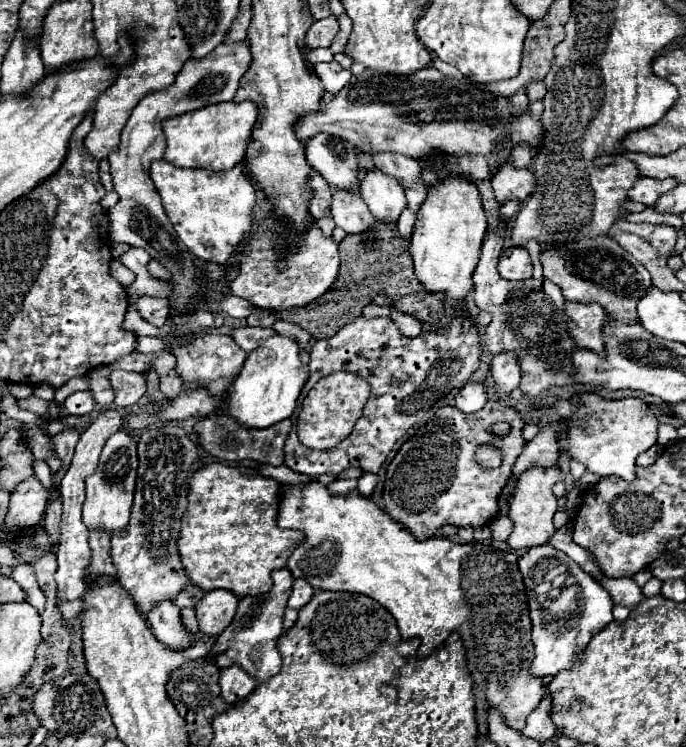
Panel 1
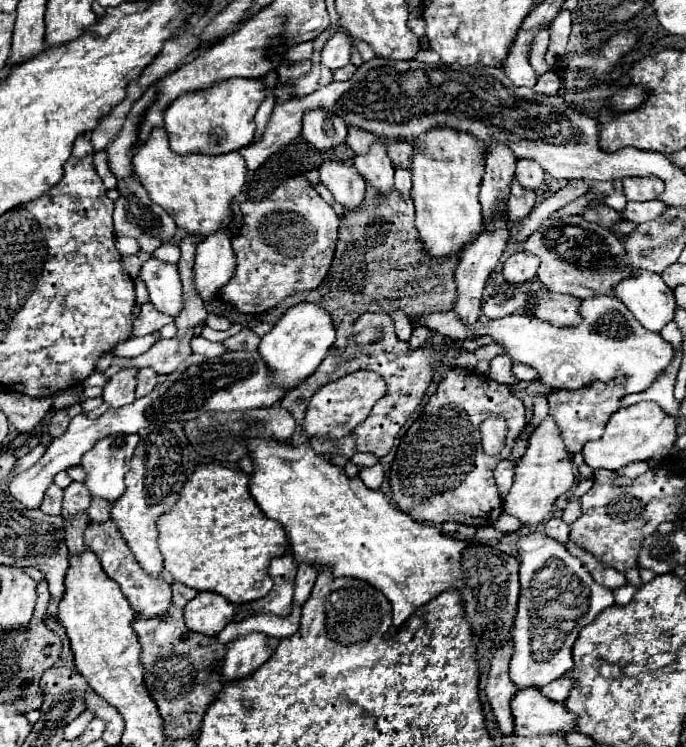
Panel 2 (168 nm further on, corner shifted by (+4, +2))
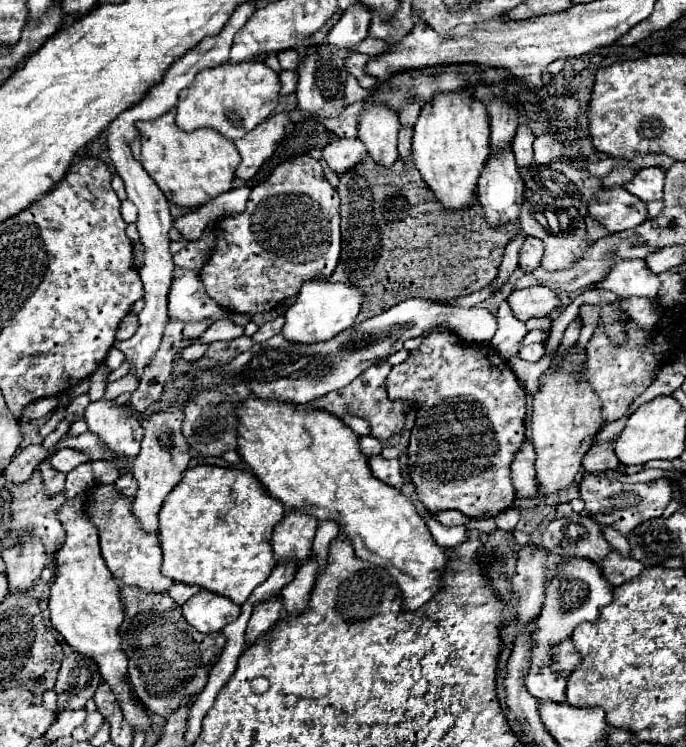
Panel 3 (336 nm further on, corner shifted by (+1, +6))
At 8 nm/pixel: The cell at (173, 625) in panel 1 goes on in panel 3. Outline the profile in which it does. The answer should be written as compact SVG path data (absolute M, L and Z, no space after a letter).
M92 485L90 491L86 493L86 501L88 501L88 517L98 527L102 557L110 573L122 585L134 585L150 593L168 591L174 585L174 581L164 577L160 571L160 565L162 565L160 541L152 533L142 533L136 517L132 517L132 511L130 511L132 499L116 497L116 489L112 489L112 485Z

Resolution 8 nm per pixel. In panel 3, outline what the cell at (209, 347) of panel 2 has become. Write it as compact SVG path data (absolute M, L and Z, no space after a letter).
M194 341L192 345L188 345L188 347L182 351L182 359L186 359L186 361L200 359L200 357L206 353L206 349L208 349L206 343L198 343L198 341Z

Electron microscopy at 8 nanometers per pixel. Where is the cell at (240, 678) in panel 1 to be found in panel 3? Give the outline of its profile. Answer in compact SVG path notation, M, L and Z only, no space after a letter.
M280 597L258 603L246 627L246 645L252 647L258 639L268 635L268 629L272 629L282 619L282 615L284 613L280 609Z

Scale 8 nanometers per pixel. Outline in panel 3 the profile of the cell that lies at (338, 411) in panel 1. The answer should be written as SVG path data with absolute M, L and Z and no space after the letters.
M436 331L436 333L426 335L424 341L422 341L422 345L418 349L410 351L410 357L404 363L392 367L392 371L386 377L386 393L392 399L404 399L404 408L406 411L412 409L417 410L416 425L412 429L410 445L408 445L408 471L410 471L412 485L416 489L416 497L422 501L422 505L432 515L438 515L440 511L446 511L446 509L454 509L454 511L460 511L460 513L464 513L466 517L472 517L472 519L494 519L494 517L498 517L500 513L504 513L506 509L512 507L512 503L514 503L516 497L514 497L514 487L512 487L512 481L510 481L510 463L512 463L512 457L518 451L520 443L526 437L526 427L524 427L524 421L526 421L526 391L516 381L516 377L510 371L506 359L502 359L490 347L478 347L478 345L466 347L456 337L456 333Z

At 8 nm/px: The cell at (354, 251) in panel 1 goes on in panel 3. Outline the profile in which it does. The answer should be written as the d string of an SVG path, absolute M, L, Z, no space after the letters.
M366 157L366 161L356 165L356 169L350 169L340 177L338 193L342 199L342 251L336 271L328 277L328 281L356 285L364 293L364 303L356 323L412 297L450 301L478 291L498 275L504 247L508 239L520 231L518 221L508 225L508 229L488 229L478 201L466 211L440 209L432 193L424 187L418 169L412 165L412 157L406 163L398 159L392 169L380 169L380 165Z

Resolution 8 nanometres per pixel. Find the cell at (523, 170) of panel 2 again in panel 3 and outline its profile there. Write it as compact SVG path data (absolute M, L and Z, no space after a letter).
M552 135L538 137L534 141L534 161L536 161L536 165L548 165L550 161L558 159L560 155L564 155L564 145L560 145L560 141L556 141Z

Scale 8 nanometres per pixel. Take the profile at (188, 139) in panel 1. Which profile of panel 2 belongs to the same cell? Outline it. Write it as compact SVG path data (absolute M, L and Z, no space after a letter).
M227 79L217 81L211 89L183 93L163 113L169 143L175 153L207 153L221 155L249 145L255 137L255 113L265 99L265 83L261 79Z

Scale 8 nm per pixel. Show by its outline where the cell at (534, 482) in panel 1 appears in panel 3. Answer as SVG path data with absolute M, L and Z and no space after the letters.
M572 347L564 357L558 371L548 375L540 383L534 395L534 417L532 417L532 443L536 447L536 495L514 501L516 511L528 511L538 507L552 493L564 491L574 483L584 453L590 449L594 435L602 427L600 399L592 387L578 375L584 367L584 351Z

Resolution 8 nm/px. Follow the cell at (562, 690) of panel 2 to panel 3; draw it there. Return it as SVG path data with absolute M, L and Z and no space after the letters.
M572 639L564 641L562 645L558 645L556 649L552 649L552 669L564 677L570 677L574 673L574 669L580 665L580 657L576 657L576 647L572 645Z

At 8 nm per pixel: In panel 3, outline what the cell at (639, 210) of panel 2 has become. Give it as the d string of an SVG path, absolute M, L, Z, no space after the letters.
M624 187L602 189L594 199L588 201L588 211L594 215L610 233L632 229L648 219L644 201L628 193Z

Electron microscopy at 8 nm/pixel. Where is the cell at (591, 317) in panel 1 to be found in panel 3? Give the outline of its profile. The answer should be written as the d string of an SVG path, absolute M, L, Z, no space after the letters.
M528 287L514 291L508 297L508 305L514 311L514 317L526 321L528 317L550 315L560 309L560 297L550 287Z

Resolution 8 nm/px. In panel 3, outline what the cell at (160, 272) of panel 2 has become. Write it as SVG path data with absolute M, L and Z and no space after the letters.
M174 267L174 277L172 285L168 291L168 317L180 323L190 323L190 321L200 321L204 317L216 319L226 319L230 311L222 309L212 301L204 285L200 281L200 275L196 271L180 269Z

